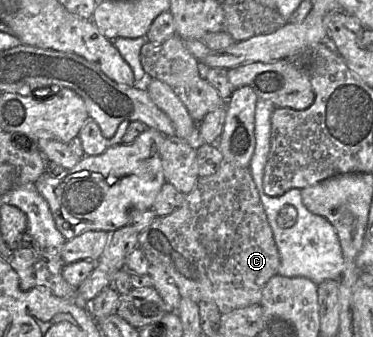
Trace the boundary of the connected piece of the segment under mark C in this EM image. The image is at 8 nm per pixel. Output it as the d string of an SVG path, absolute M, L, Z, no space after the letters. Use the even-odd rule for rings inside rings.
M223 163L211 176L199 177L180 207L169 215L157 216L139 233L138 248L145 254L150 265L160 266L174 279L181 297L195 303L213 302L221 314L259 304L264 286L271 277L278 274L280 265L279 251L250 169L231 163ZM206 235L216 238L218 247L215 251L201 242Z

